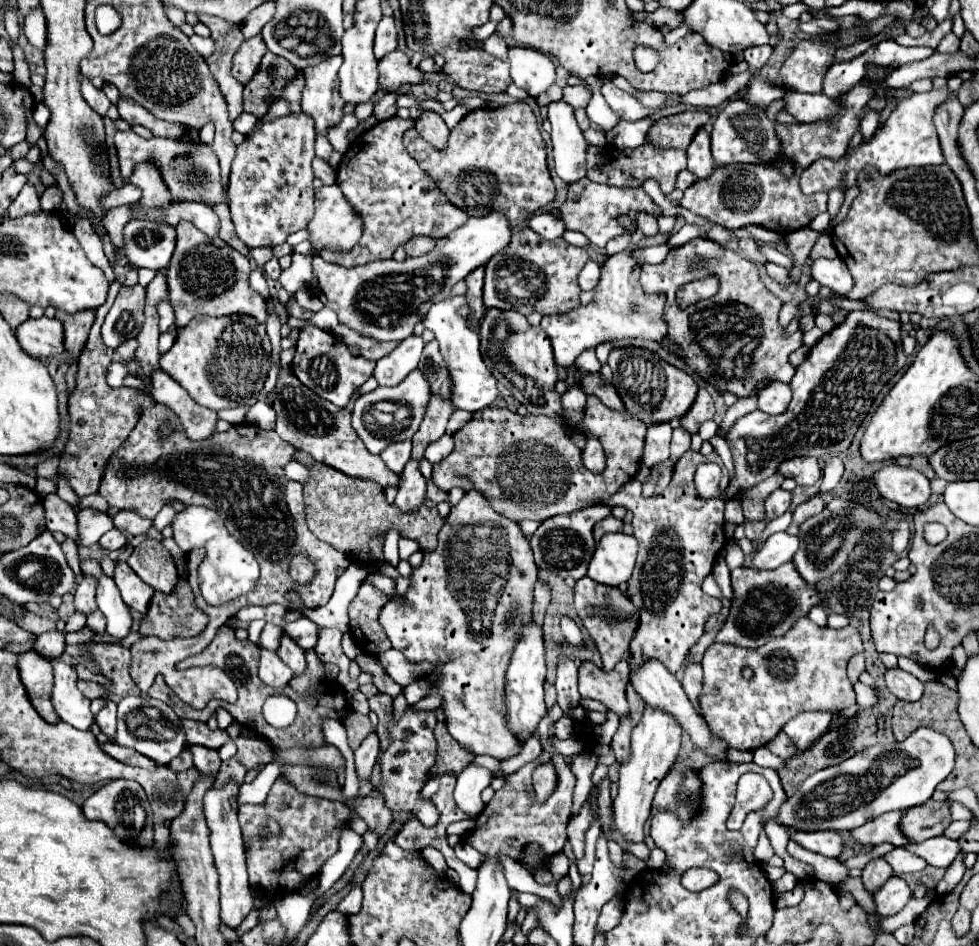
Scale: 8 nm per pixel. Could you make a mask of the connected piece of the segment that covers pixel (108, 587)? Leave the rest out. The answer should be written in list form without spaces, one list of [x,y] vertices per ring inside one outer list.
[[[83,559],[81,571],[97,581],[97,605],[107,619],[105,633],[115,639],[127,637],[127,633],[131,629],[131,613],[129,613],[127,605],[123,603],[115,581],[101,569],[99,561],[95,561],[95,559]]]

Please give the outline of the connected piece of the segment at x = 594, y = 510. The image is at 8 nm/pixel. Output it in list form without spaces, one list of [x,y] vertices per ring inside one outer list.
[[[589,505],[577,513],[569,513],[569,515],[557,515],[551,517],[547,521],[543,521],[537,531],[533,533],[533,537],[529,539],[531,549],[535,553],[535,563],[539,569],[547,569],[559,577],[573,577],[573,579],[581,579],[587,573],[587,565],[593,557],[595,551],[595,541],[591,535],[593,525],[599,519],[605,519],[607,515],[611,515],[611,507],[607,505]]]

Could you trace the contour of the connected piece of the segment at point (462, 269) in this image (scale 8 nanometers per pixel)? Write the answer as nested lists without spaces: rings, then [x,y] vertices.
[[[493,211],[485,217],[469,217],[469,221],[453,231],[447,237],[437,239],[437,245],[433,251],[429,251],[423,257],[407,257],[405,261],[373,261],[369,265],[359,265],[359,267],[343,267],[343,265],[333,265],[321,259],[319,255],[313,257],[313,275],[317,279],[317,289],[325,297],[325,307],[333,309],[339,315],[339,323],[347,325],[349,329],[357,331],[363,337],[375,339],[375,341],[403,341],[413,333],[415,323],[429,311],[429,307],[445,297],[449,297],[451,287],[465,279],[475,267],[485,265],[497,251],[501,251],[505,245],[511,241],[511,229],[505,219],[505,215]]]

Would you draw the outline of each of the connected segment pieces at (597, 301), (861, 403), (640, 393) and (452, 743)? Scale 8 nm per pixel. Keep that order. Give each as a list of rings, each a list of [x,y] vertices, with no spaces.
[[[621,251],[611,255],[607,263],[601,267],[601,283],[597,285],[597,297],[583,307],[573,309],[571,313],[563,315],[547,315],[541,319],[541,329],[551,339],[555,363],[561,367],[569,367],[575,363],[577,355],[587,347],[597,347],[599,343],[621,337],[645,337],[653,341],[661,341],[667,333],[667,323],[663,319],[663,303],[655,297],[647,297],[641,287],[633,287],[629,283],[629,273],[635,267],[631,259],[631,251]]]
[[[875,311],[849,313],[845,323],[825,333],[797,367],[793,375],[797,377],[797,387],[793,387],[793,399],[785,413],[767,415],[753,411],[723,433],[735,463],[735,475],[725,489],[725,497],[737,497],[759,485],[789,457],[837,455],[849,449],[873,399],[905,363],[899,321],[881,317]]]
[[[641,347],[611,349],[607,363],[613,371],[613,385],[617,387],[627,407],[627,413],[631,417],[645,421],[647,425],[681,417],[695,401],[699,389],[697,381],[687,371],[673,367],[671,363],[663,361],[659,355],[651,353],[649,349],[641,349]]]
[[[439,719],[437,727],[435,727],[435,739],[437,739],[437,761],[433,765],[433,769],[427,773],[427,779],[439,777],[439,775],[459,775],[471,761],[473,761],[473,753],[463,749],[445,729],[445,723]]]

